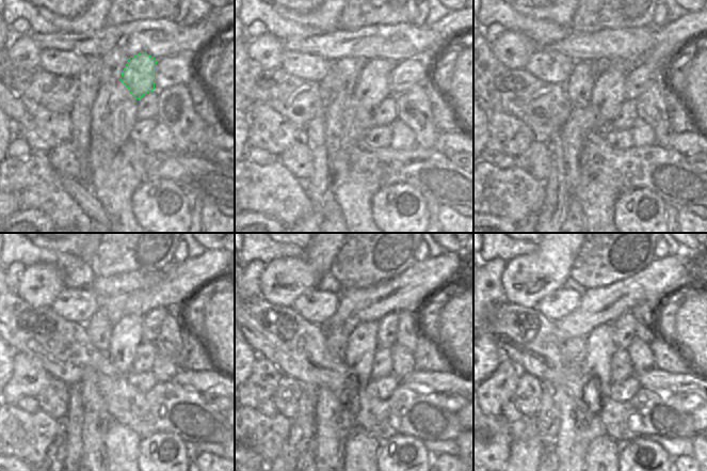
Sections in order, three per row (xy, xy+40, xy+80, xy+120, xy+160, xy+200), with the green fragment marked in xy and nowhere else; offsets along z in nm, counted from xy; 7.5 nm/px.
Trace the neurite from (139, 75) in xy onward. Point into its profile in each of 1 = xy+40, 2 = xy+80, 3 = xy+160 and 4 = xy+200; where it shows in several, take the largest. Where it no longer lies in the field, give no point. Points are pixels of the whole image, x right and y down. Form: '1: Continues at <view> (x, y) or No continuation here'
1: Continues at xy+40 (371, 89)
2: Continues at xy+80 (608, 93)
3: Continues at xy+160 (351, 376)
4: Continues at xy+200 (590, 381).

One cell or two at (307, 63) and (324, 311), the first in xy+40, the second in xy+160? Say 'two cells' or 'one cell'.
one cell

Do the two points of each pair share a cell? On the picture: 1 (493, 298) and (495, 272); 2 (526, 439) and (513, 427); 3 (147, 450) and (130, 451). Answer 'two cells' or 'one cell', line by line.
1: one cell
2: two cells
3: two cells

